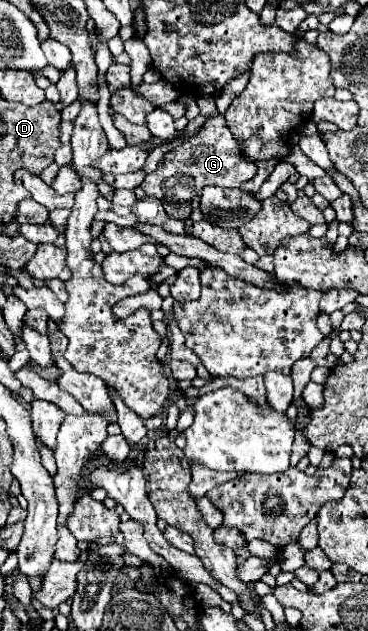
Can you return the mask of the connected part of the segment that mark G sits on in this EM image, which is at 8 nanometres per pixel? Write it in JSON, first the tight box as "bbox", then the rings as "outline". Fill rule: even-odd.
{"bbox":[141,95,257,221],"outline":[[[201,95],[201,97],[197,97],[197,105],[199,105],[201,113],[205,117],[209,117],[207,123],[203,125],[203,129],[197,135],[183,141],[181,151],[177,151],[177,145],[171,147],[163,155],[163,167],[157,169],[155,173],[149,173],[145,177],[145,181],[141,183],[141,189],[145,191],[145,195],[159,199],[163,203],[167,215],[177,221],[185,221],[191,215],[191,211],[199,207],[203,187],[219,185],[219,187],[227,187],[227,189],[245,191],[243,183],[253,179],[257,173],[255,163],[247,161],[239,153],[237,143],[233,141],[233,135],[225,125],[223,115],[215,107],[215,99],[211,95],[209,97]]]}

